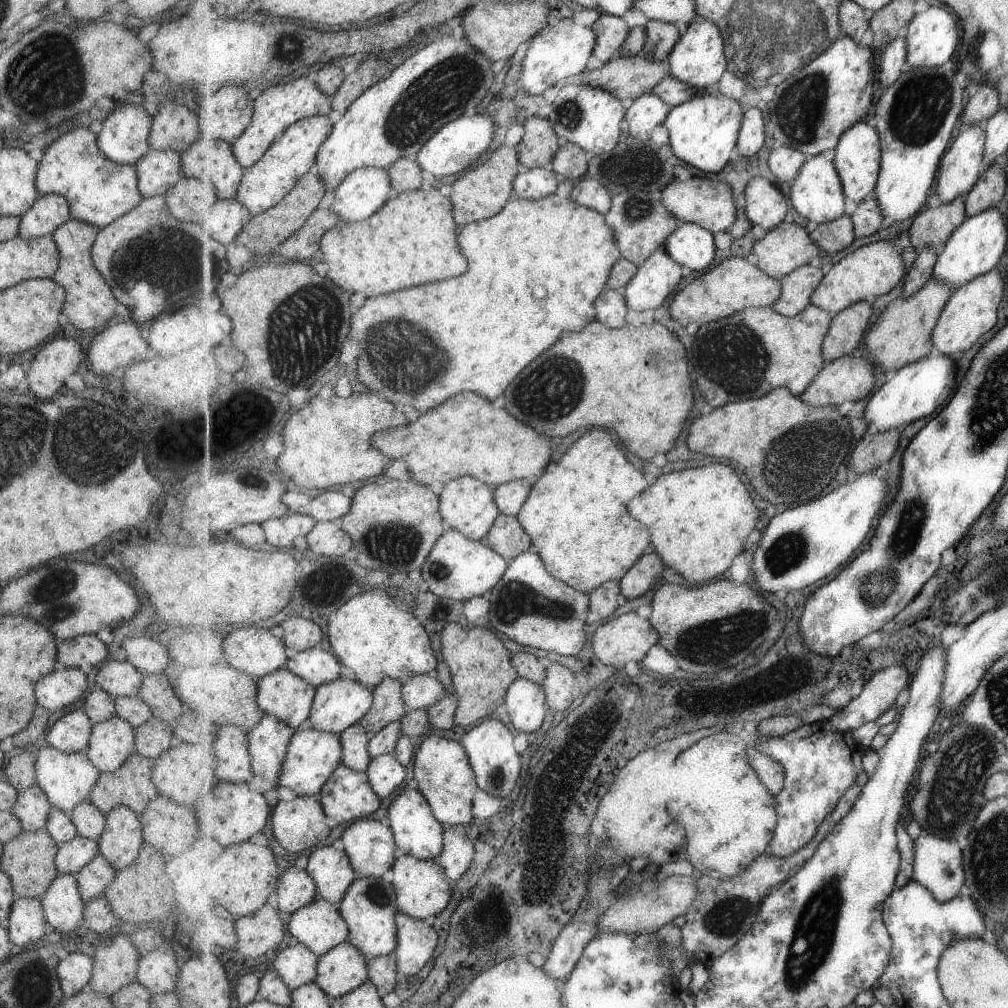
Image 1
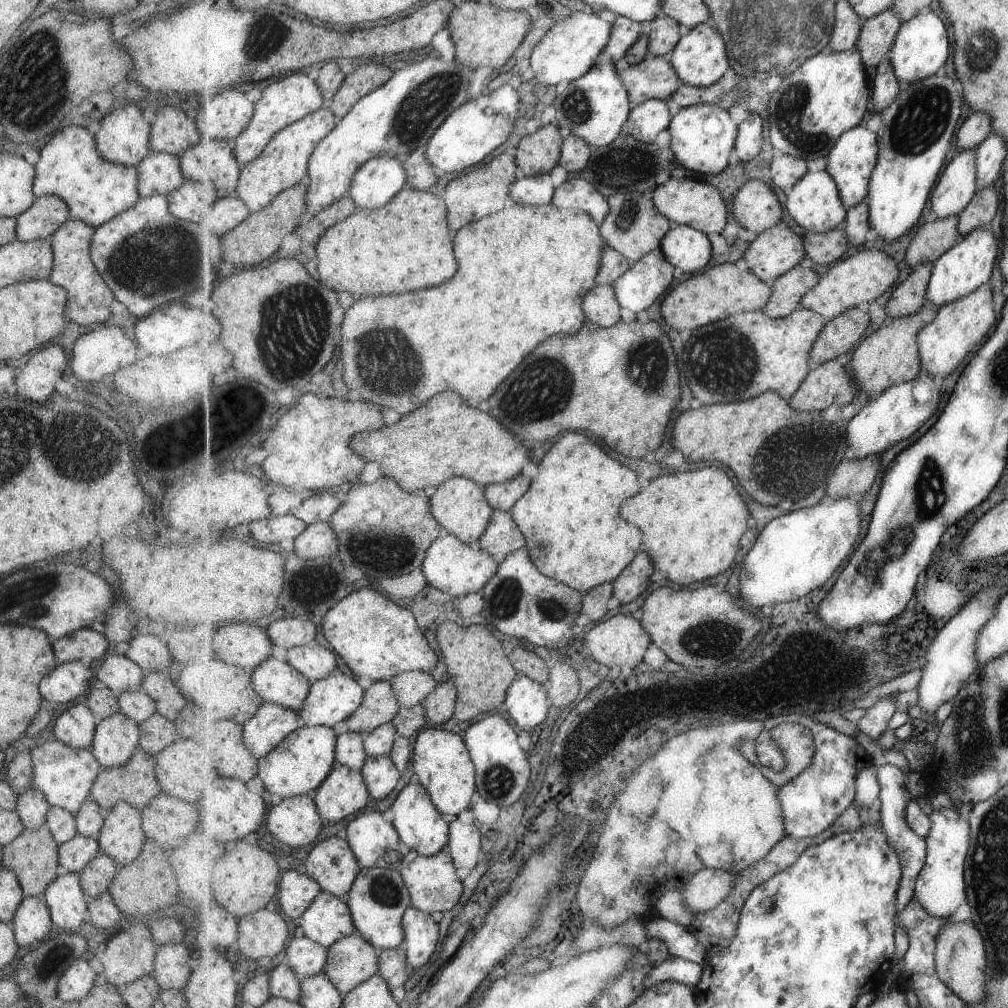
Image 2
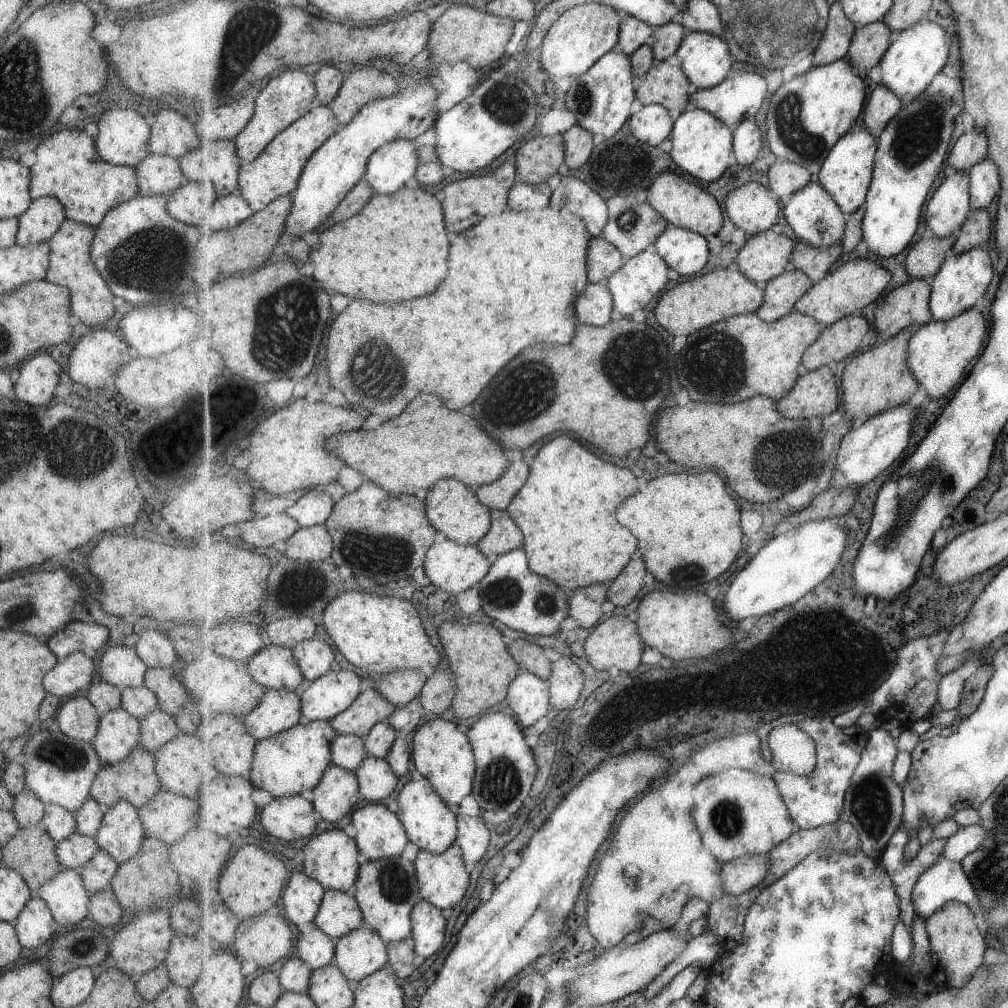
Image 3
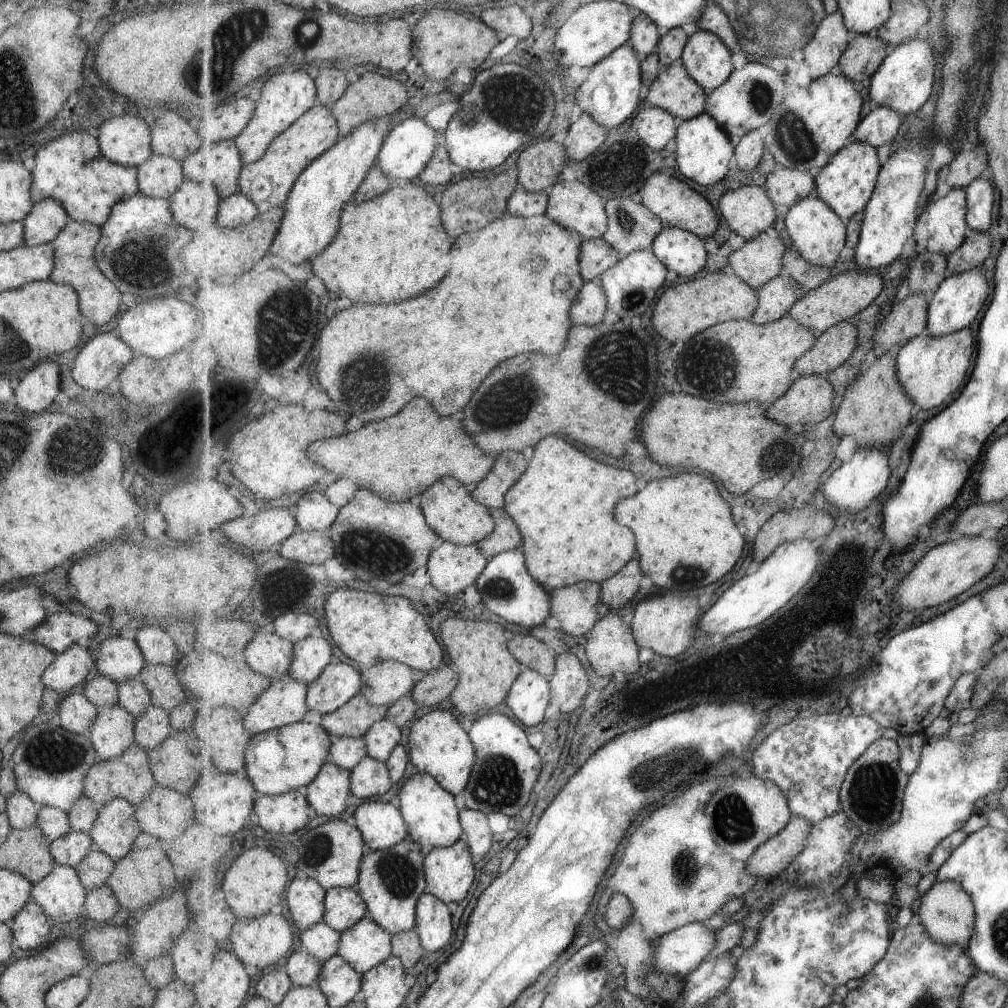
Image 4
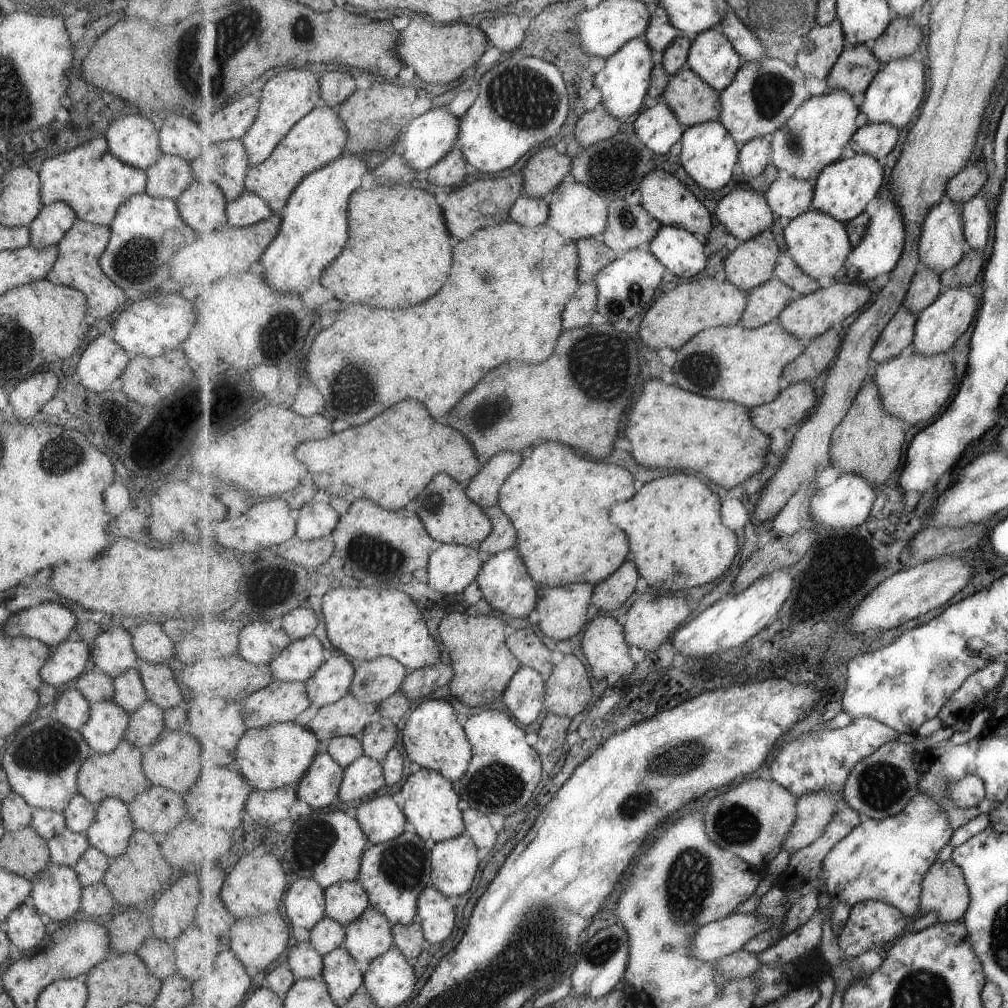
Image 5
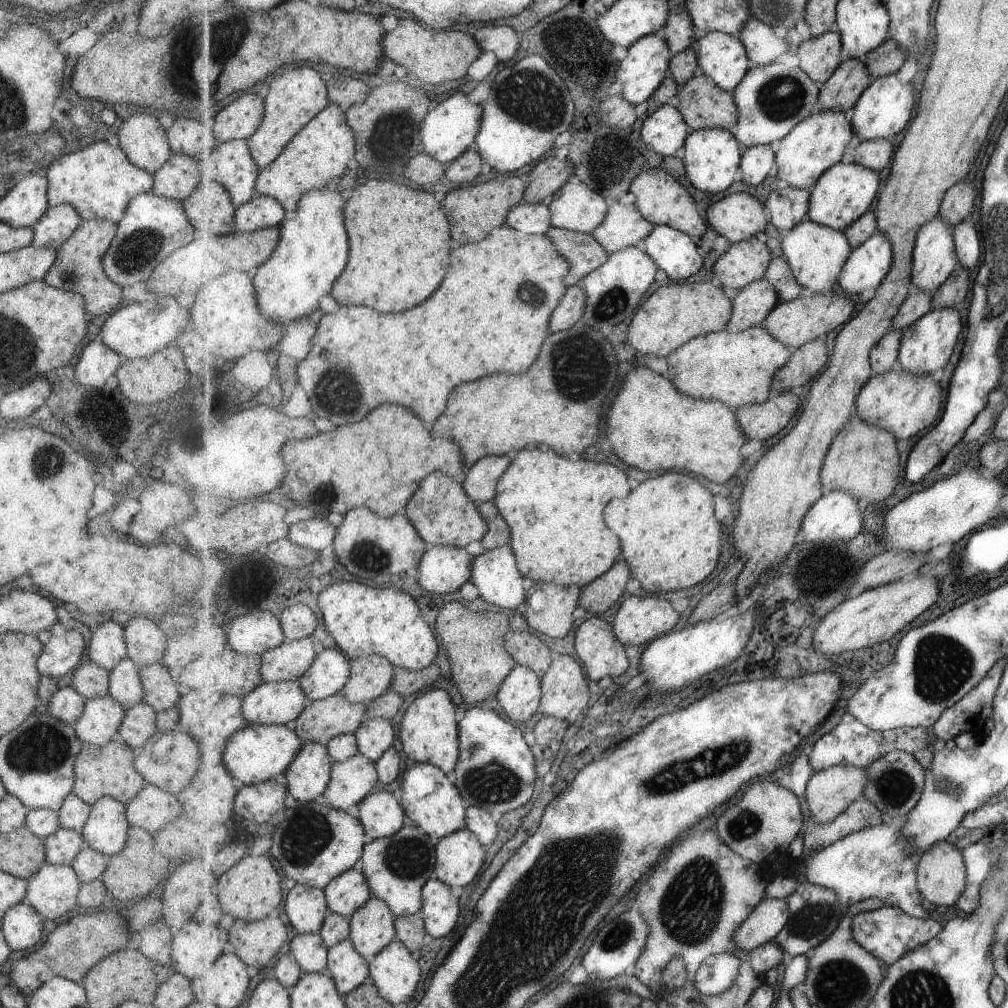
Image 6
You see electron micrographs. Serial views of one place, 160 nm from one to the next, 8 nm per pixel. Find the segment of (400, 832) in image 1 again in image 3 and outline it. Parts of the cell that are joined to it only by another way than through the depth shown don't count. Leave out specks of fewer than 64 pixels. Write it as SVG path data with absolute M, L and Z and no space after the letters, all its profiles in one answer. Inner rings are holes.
M425 777L406 782L398 794L398 817L405 825L410 841L423 849L435 854L449 850L457 840L458 815L455 809L436 791L434 784Z

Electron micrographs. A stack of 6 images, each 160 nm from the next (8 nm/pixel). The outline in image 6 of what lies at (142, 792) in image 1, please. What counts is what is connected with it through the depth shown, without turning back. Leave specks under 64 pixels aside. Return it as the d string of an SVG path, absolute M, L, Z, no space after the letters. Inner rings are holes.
M115 738L104 746L84 744L74 761L71 793L89 806L103 796L109 796L125 805L146 784L133 769L133 758L133 749Z

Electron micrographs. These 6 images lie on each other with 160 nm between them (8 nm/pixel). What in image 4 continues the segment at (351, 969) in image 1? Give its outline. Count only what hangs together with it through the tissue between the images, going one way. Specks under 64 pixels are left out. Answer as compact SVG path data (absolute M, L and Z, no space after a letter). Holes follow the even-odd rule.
M370 916L341 933L338 954L362 975L393 955L392 934Z

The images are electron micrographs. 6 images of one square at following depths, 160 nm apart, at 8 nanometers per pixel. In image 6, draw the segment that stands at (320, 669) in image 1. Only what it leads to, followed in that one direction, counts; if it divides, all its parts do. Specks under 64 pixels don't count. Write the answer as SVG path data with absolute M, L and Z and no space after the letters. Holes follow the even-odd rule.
M306 637L296 642L287 641L265 652L262 656L263 683L300 681L318 656L313 640L313 637Z

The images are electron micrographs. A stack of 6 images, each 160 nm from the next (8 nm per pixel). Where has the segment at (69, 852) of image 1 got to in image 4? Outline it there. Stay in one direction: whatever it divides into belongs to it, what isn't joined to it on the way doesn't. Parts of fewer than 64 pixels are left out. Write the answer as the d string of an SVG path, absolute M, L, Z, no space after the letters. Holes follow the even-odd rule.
M70 830L50 841L49 848L55 864L74 867L93 848L93 844L88 833Z

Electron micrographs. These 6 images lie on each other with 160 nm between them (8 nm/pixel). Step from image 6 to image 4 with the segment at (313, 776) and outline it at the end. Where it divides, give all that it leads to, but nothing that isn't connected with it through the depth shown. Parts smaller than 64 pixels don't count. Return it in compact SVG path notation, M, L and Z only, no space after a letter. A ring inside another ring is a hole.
M327 762L317 778L304 789L307 800L317 812L318 818L339 816L347 808L352 795L351 771L333 762Z

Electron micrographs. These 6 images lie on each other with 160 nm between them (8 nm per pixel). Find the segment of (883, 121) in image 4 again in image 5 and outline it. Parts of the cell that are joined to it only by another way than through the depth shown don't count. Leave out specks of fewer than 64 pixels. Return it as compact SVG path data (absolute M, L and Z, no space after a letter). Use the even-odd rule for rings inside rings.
M865 123L853 135L849 145L855 154L874 156L879 164L887 166L889 154L899 144L901 132L891 123Z

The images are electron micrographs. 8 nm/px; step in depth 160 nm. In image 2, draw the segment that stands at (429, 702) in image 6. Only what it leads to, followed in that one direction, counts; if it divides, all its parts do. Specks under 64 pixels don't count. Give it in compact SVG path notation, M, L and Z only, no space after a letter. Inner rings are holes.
M429 727L416 735L413 752L413 772L430 792L435 806L450 819L469 809L473 794L478 792L478 771L463 737L443 728Z

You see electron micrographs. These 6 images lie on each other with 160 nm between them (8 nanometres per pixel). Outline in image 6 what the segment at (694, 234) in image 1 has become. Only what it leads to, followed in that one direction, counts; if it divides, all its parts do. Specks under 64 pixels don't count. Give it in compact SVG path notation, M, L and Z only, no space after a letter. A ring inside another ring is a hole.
M659 225L645 239L645 249L659 269L681 282L697 274L705 264L705 255L696 241L685 232Z

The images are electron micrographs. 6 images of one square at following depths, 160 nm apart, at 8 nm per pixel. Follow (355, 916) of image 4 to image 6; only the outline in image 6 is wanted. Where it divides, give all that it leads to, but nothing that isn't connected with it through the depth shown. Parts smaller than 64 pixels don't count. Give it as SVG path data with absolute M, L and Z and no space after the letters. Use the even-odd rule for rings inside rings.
M360 866L331 880L324 892L330 911L347 918L355 915L373 897Z

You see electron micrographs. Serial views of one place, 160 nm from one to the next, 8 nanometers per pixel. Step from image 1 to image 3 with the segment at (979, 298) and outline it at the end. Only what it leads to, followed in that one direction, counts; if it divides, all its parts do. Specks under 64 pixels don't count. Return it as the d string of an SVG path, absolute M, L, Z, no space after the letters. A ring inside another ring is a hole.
M970 308L963 314L948 321L931 321L914 330L910 340L908 360L911 372L919 384L927 388L929 400L939 400L953 392L951 388L963 382L965 370L971 366L971 360L981 356L987 336L987 320L981 312Z

